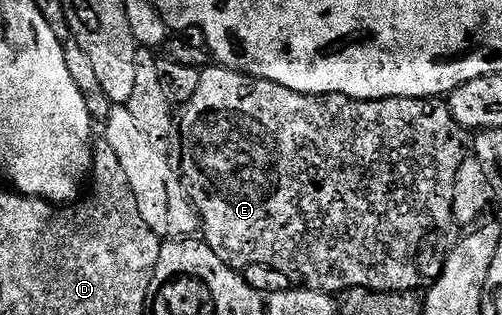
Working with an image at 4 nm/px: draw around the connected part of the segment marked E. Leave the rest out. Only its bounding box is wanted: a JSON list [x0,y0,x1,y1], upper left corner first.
[178,63,470,295]

